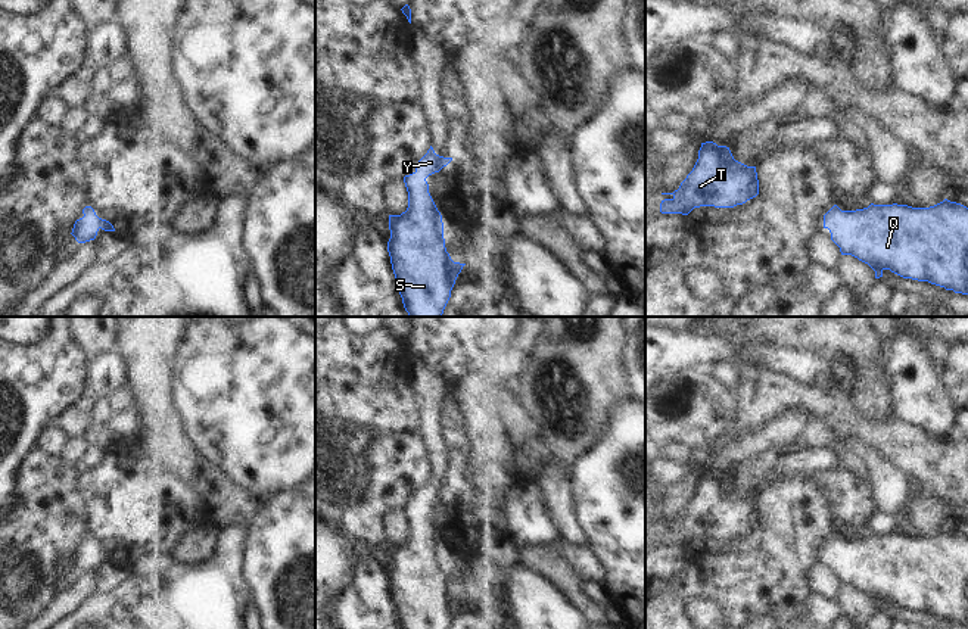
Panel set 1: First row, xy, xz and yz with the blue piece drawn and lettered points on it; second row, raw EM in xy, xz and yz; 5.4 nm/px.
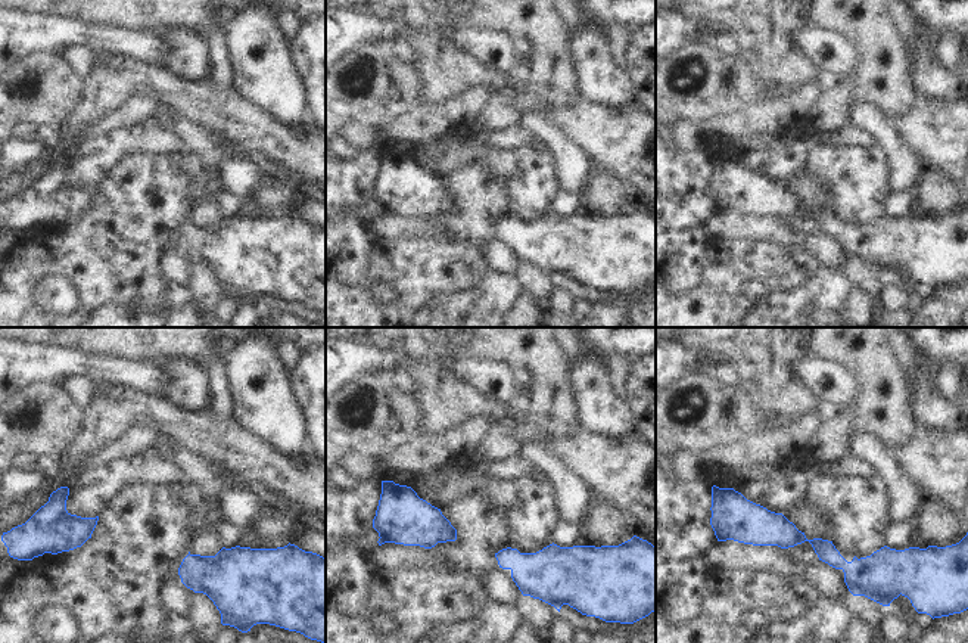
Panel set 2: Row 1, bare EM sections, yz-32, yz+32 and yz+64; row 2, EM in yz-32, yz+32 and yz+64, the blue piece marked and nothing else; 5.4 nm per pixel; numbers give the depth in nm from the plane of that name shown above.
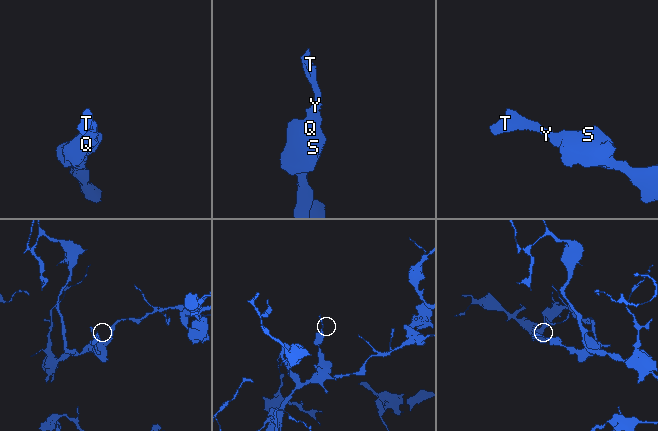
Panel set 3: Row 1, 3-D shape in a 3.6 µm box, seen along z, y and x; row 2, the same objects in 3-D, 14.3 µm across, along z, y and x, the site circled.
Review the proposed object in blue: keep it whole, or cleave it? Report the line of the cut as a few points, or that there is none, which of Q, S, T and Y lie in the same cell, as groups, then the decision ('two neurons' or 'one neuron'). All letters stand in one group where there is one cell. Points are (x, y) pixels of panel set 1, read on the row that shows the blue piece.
no cut; Q S T Y; one neuron

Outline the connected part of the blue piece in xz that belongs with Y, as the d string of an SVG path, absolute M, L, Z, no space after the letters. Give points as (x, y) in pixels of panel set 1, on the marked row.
M430 146L415 171L404 177L407 211L389 215L387 252L410 317L442 317L455 280L466 265L454 262L446 252L442 215L426 181L451 161L452 158L436 155Z

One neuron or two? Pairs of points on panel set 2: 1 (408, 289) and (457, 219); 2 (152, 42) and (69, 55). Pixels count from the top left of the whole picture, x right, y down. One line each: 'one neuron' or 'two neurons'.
1: one neuron
2: two neurons

